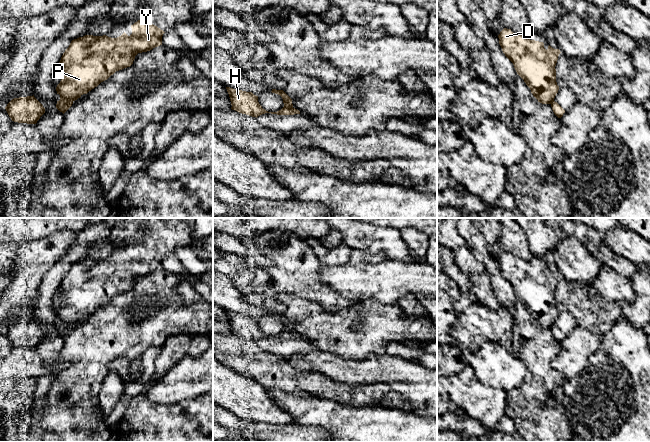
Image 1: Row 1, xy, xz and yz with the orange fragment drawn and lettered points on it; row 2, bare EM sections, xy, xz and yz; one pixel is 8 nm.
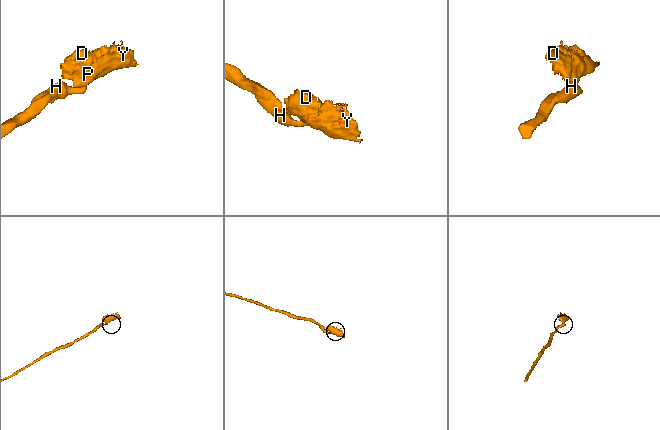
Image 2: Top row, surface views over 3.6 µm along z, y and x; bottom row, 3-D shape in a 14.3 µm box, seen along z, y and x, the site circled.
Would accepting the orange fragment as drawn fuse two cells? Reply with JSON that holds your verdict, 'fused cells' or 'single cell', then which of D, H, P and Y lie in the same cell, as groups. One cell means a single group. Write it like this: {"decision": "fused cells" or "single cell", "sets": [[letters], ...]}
{"decision": "fused cells", "sets": [["D", "P", "Y"], ["H"]]}

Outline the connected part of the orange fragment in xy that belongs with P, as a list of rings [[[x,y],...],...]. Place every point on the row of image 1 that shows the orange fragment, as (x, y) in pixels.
[[[138,20],[131,25],[131,28],[130,36],[125,32],[117,38],[106,35],[85,35],[71,41],[57,65],[61,81],[56,91],[60,95],[60,100],[66,102],[77,100],[107,80],[116,71],[130,67],[138,53],[147,52],[162,45],[162,36],[165,32],[157,26]]]

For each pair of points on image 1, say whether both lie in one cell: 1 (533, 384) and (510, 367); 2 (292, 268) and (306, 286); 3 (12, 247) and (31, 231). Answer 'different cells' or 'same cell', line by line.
1: different cells
2: same cell
3: different cells

